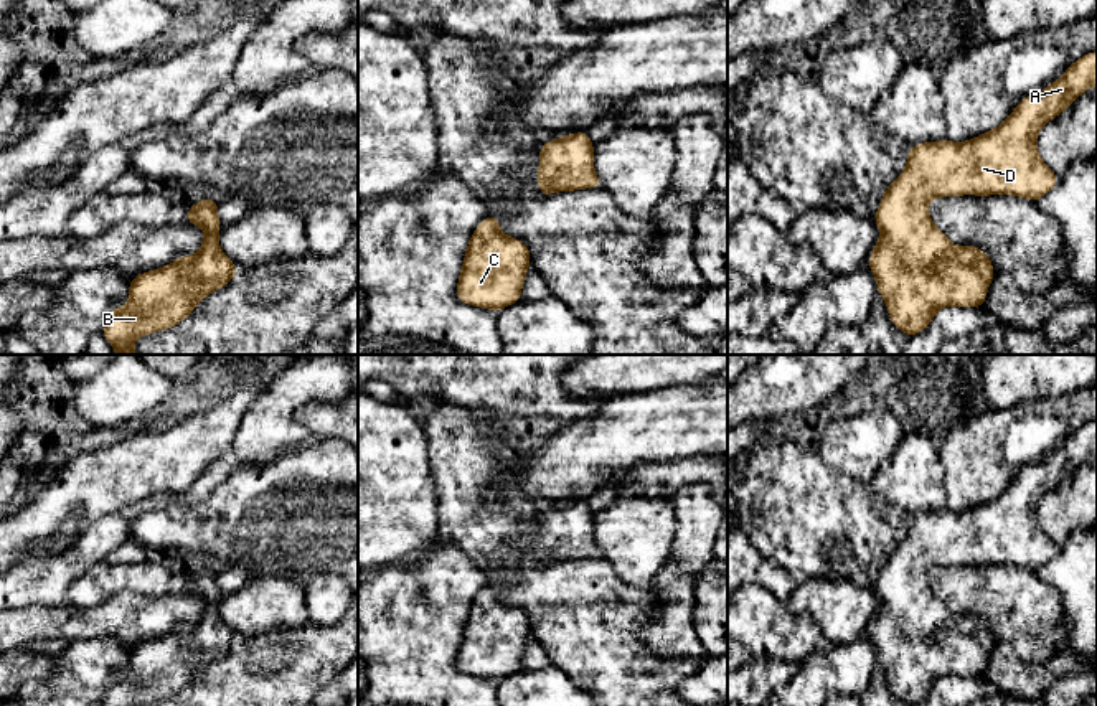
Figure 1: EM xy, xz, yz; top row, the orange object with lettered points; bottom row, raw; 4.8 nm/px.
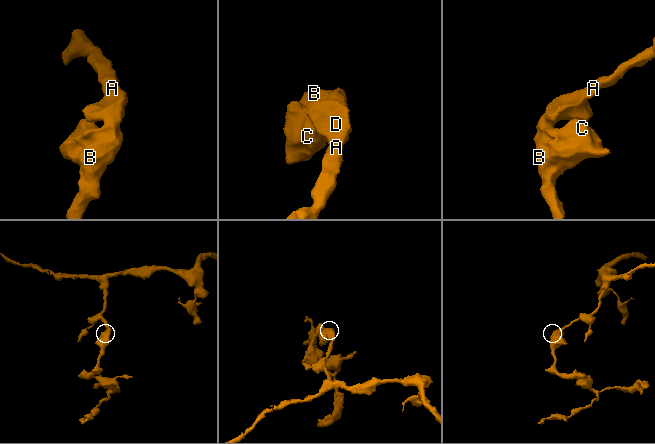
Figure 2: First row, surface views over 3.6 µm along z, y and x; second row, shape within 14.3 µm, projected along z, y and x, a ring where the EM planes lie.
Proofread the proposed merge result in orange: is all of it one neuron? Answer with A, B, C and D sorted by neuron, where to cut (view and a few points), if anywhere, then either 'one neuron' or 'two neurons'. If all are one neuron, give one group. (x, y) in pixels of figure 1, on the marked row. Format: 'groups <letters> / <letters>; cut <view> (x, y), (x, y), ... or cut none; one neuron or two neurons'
groups A B C D; cut none; one neuron

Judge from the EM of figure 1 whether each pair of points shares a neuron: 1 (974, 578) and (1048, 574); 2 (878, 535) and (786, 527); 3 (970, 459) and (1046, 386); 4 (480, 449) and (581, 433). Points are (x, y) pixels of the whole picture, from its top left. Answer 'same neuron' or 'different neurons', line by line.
1: different neurons
2: same neuron
3: different neurons
4: different neurons

